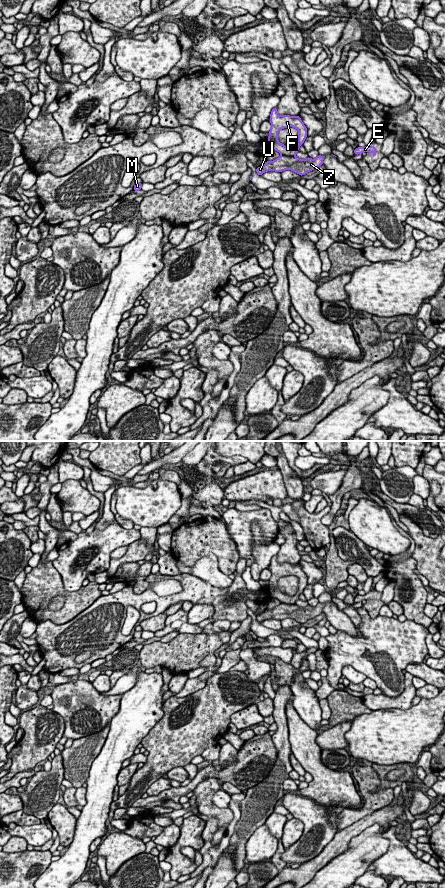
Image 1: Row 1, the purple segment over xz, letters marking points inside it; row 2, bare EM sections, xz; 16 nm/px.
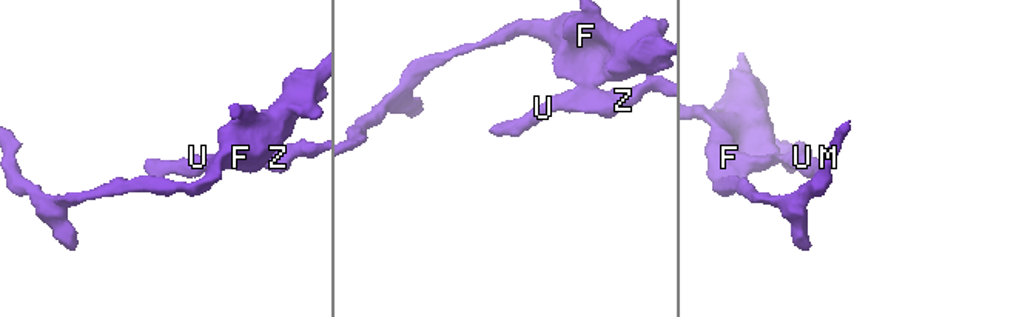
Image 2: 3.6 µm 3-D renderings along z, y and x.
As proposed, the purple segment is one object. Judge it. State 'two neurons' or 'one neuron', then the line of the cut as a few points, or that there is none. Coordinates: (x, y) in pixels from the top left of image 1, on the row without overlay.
two neurons; cut xz (281, 602), (294, 604)

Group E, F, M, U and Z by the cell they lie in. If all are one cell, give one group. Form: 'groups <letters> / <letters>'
groups E U Z / F M

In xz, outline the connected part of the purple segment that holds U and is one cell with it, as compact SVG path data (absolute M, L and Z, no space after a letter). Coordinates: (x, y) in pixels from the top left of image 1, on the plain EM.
M281 603L275 608L269 610L266 609L262 614L256 616L256 620L261 624L264 620L275 619L282 620L285 618L291 618L300 624L305 623L309 619L323 613L324 604L318 603L315 607L307 605L306 607L299 607L296 604Z

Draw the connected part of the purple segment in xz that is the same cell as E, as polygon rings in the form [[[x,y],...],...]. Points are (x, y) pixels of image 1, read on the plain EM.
[[[366,593],[365,595],[361,596],[361,595],[357,595],[356,597],[354,597],[354,602],[358,603],[358,602],[362,602],[363,600],[372,600],[373,601],[373,605],[376,603],[376,594],[368,594]]]

